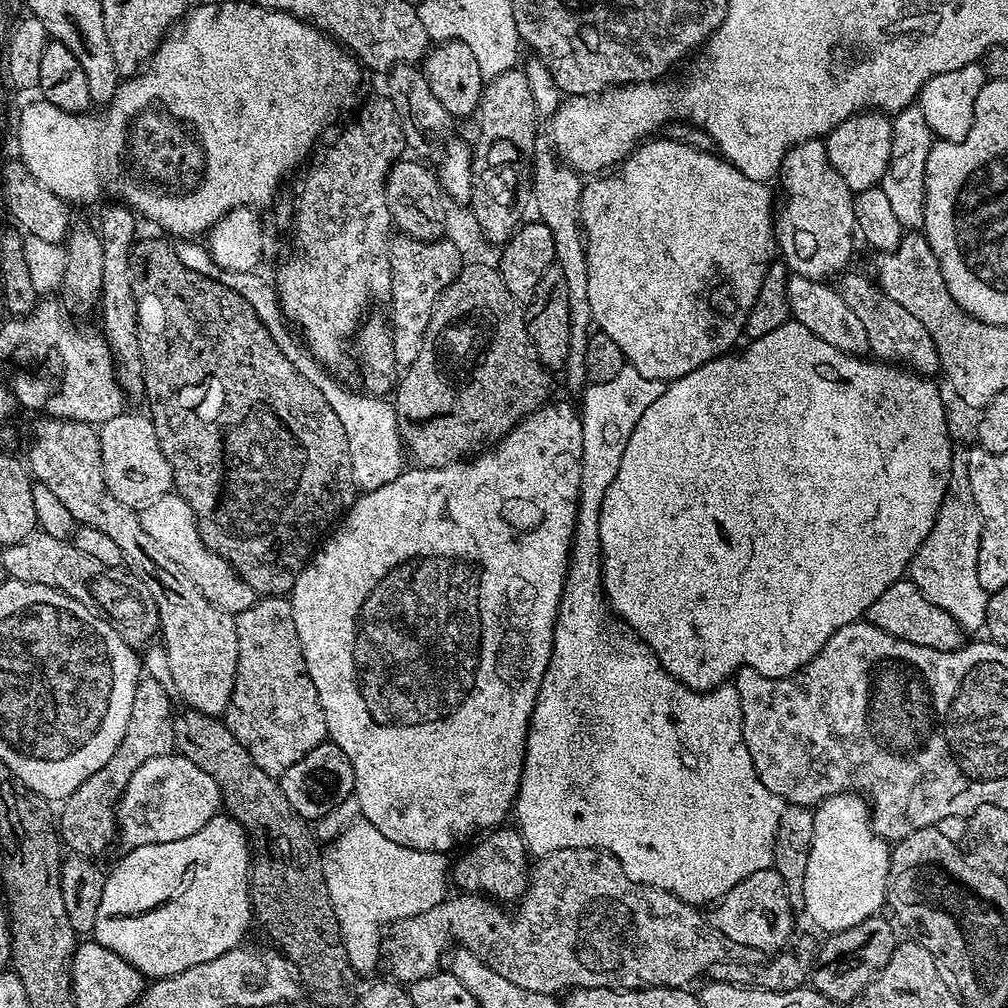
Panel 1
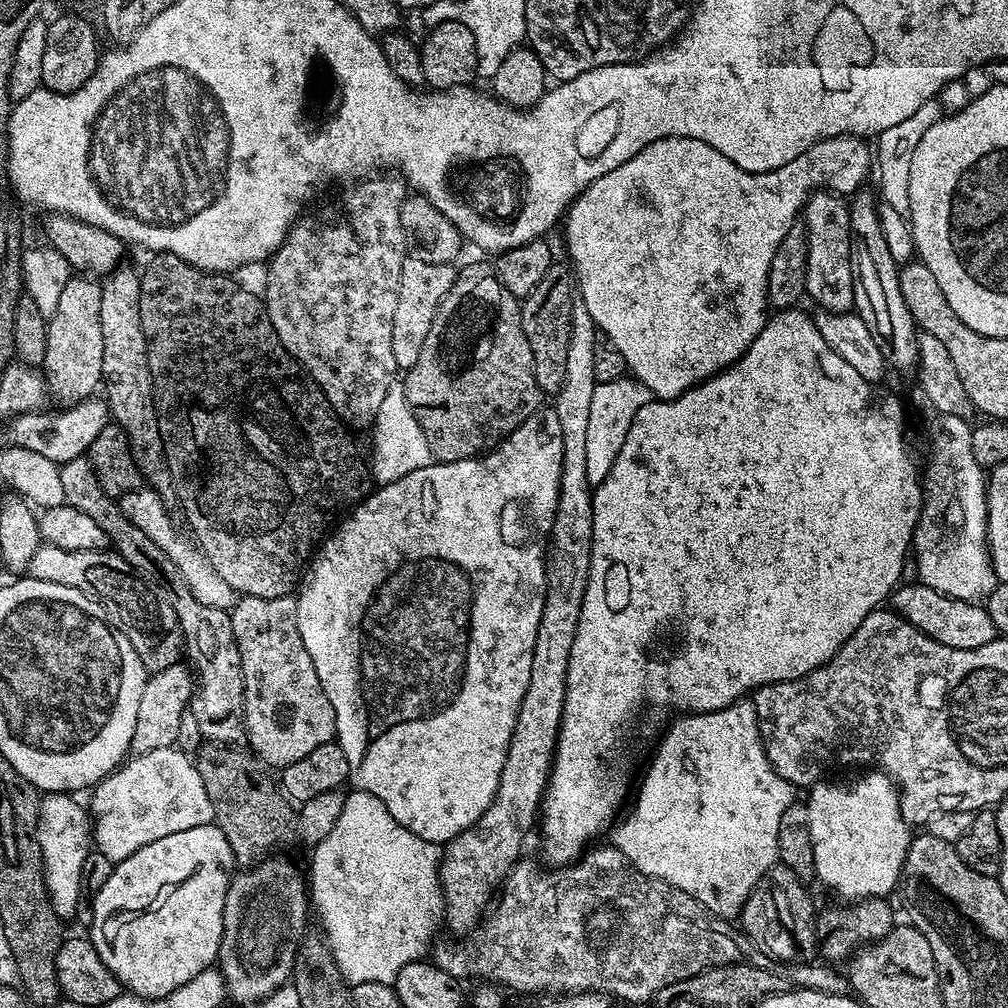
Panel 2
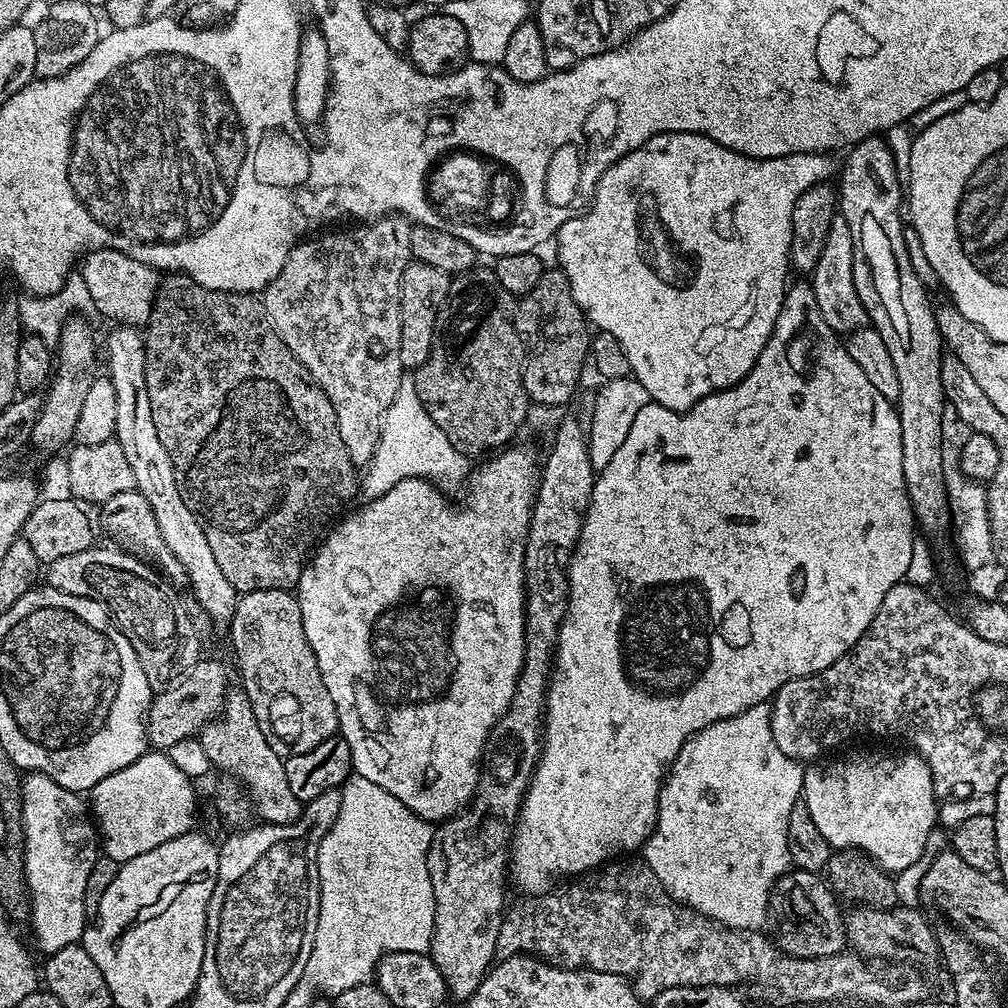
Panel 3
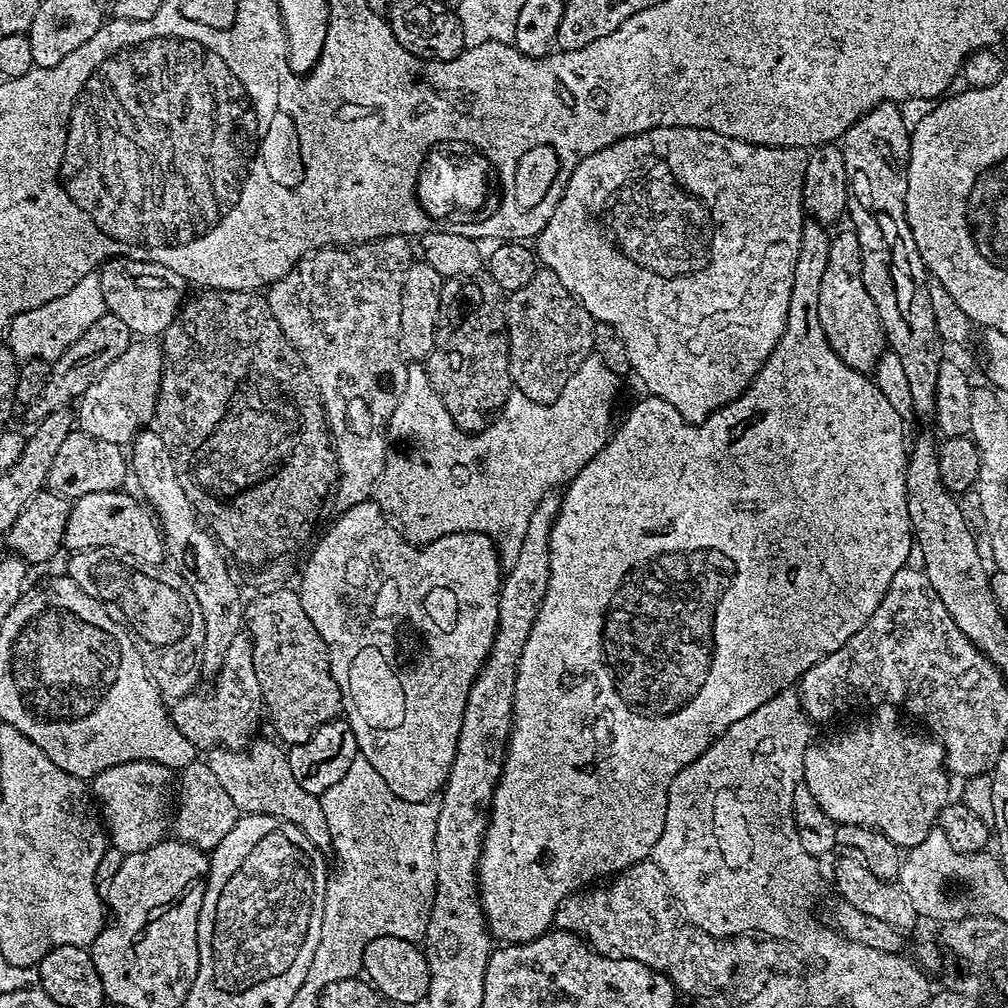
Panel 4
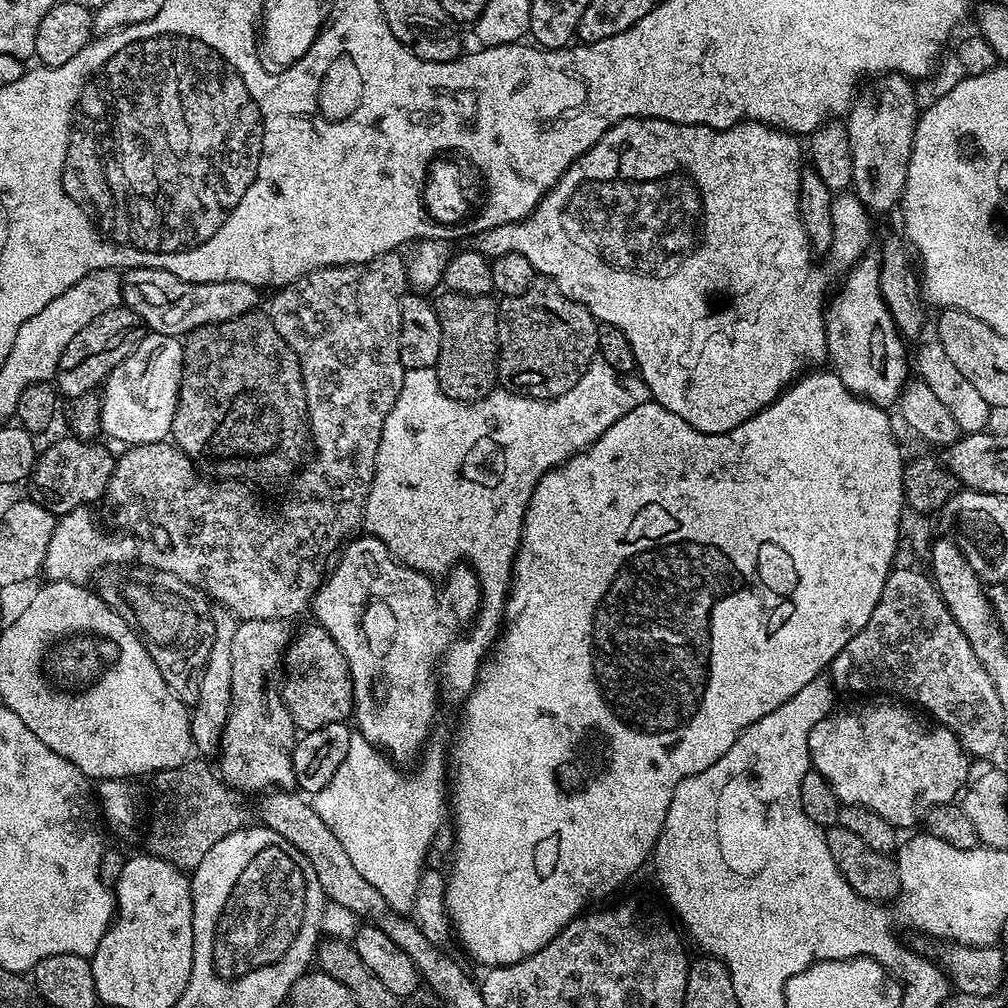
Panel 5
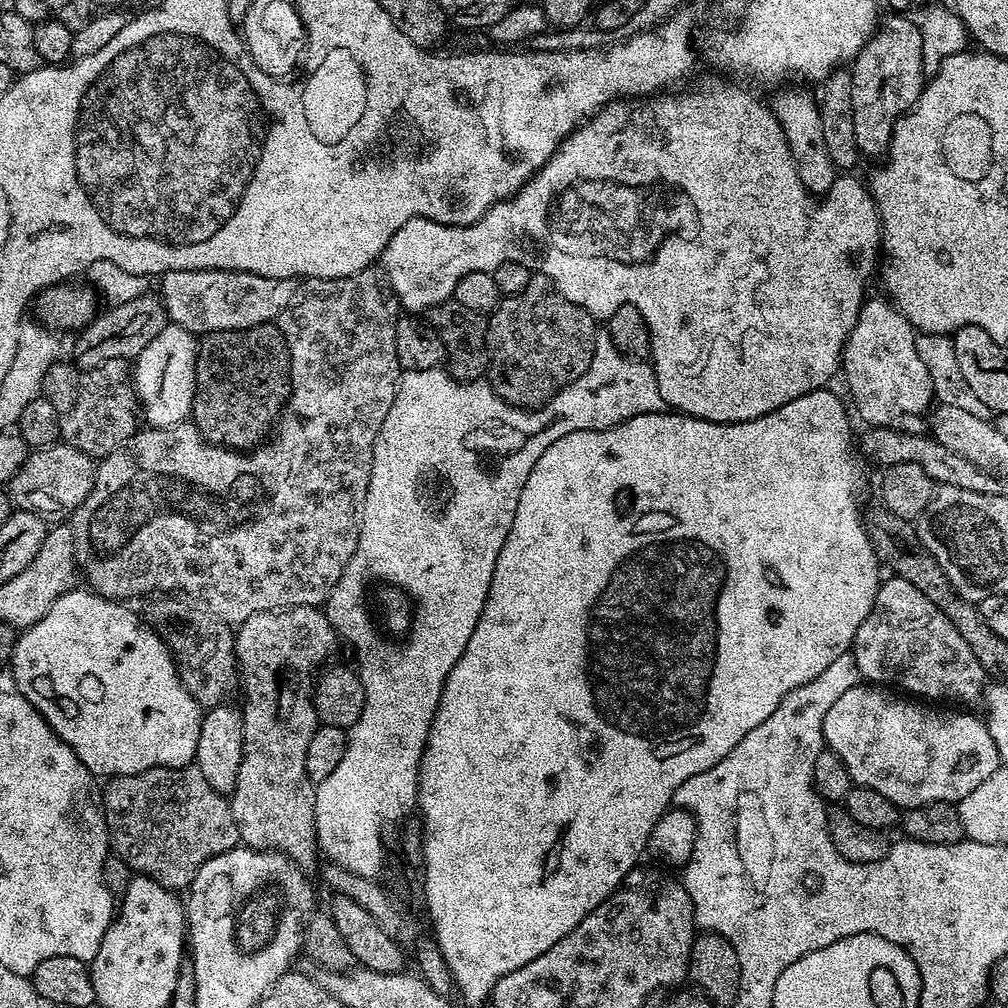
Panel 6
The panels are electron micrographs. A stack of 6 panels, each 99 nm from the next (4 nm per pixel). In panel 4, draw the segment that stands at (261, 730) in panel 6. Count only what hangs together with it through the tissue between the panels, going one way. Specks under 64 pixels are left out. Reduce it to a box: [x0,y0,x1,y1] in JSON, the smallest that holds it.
[170,635,266,750]

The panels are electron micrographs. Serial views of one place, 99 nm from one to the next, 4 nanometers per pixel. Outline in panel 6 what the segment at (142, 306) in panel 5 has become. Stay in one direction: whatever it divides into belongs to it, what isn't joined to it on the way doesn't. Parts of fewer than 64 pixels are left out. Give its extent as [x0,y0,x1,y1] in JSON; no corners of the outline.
[158,270,292,334]

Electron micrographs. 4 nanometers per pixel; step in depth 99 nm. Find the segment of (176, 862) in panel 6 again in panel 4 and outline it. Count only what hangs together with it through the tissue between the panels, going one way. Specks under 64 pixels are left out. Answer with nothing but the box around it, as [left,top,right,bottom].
[172,760,240,852]

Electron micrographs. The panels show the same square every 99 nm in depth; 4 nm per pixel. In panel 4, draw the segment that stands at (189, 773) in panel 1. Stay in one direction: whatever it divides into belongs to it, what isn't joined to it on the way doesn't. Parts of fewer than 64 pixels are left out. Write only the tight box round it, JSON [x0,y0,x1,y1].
[90,760,174,854]

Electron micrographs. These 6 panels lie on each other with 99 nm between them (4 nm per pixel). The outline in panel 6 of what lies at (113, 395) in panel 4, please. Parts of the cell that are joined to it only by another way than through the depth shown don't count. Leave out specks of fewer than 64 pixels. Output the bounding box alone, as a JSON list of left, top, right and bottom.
[134,323,198,428]

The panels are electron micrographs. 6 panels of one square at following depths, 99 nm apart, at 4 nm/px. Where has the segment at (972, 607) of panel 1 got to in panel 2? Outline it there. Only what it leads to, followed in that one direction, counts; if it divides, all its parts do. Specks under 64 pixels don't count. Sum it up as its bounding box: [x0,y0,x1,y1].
[912,413,997,601]

